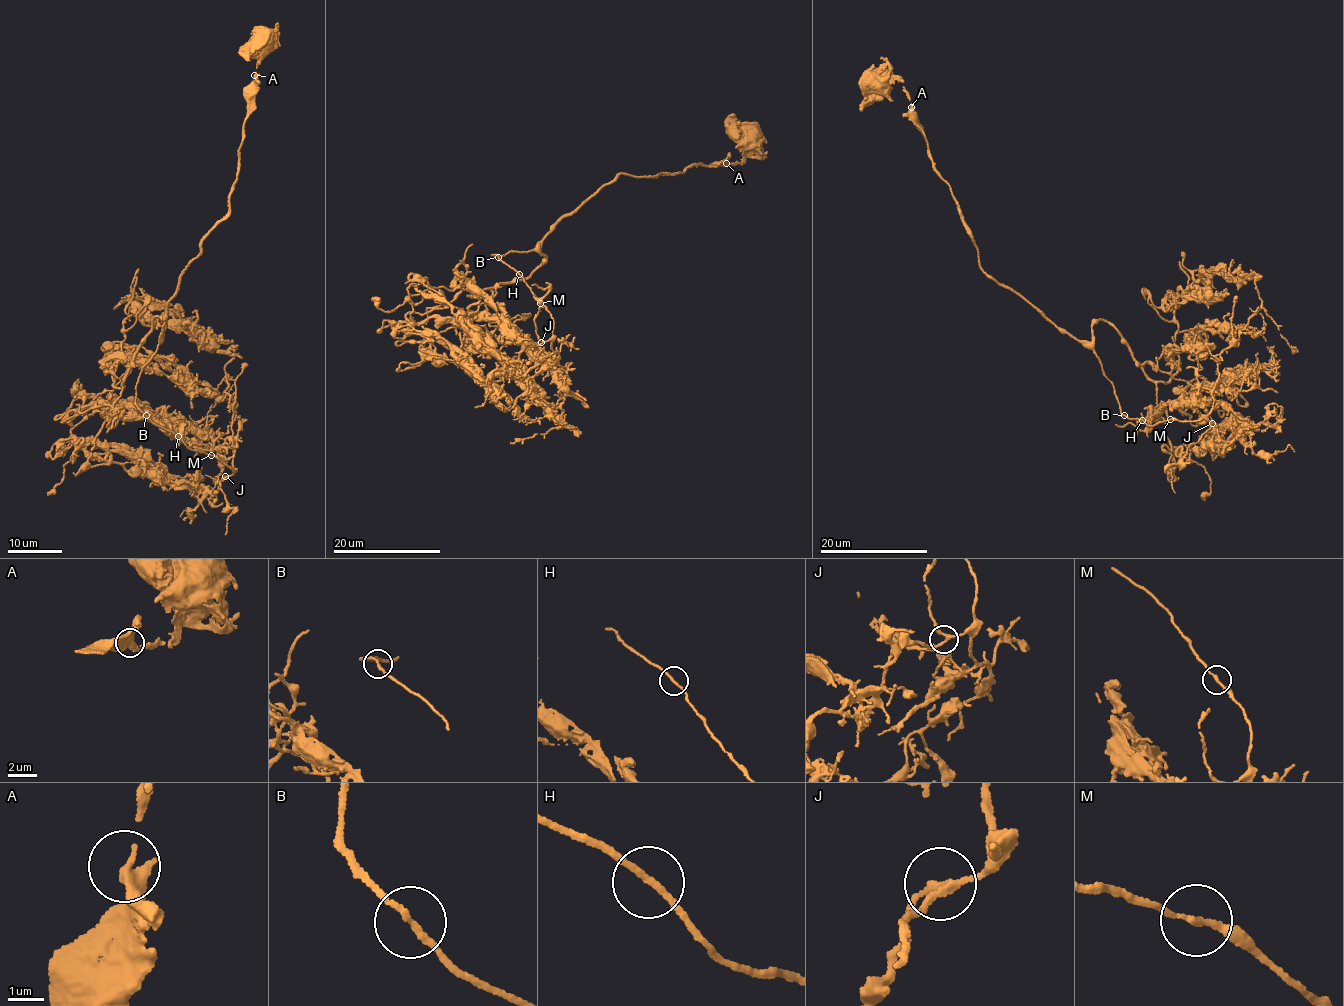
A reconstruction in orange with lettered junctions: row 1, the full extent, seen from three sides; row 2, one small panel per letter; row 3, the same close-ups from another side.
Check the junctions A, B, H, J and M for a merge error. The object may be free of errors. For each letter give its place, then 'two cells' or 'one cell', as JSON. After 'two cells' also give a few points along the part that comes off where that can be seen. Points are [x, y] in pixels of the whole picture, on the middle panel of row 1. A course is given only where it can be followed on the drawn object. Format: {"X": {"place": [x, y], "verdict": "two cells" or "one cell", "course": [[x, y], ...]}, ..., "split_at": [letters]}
{"A": {"place": [726, 163], "verdict": "one cell"}, "B": {"place": [498, 257], "verdict": "one cell"}, "H": {"place": [519, 274], "verdict": "one cell"}, "J": {"place": [541, 342], "verdict": "one cell"}, "M": {"place": [540, 303], "verdict": "one cell"}, "split_at": []}

